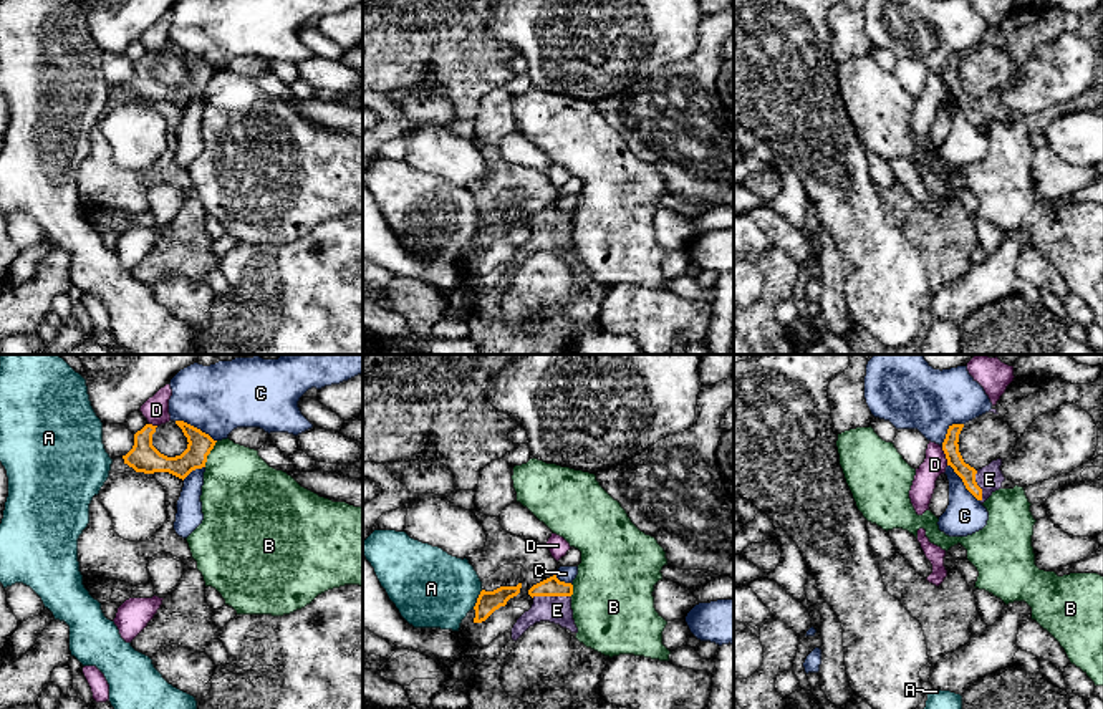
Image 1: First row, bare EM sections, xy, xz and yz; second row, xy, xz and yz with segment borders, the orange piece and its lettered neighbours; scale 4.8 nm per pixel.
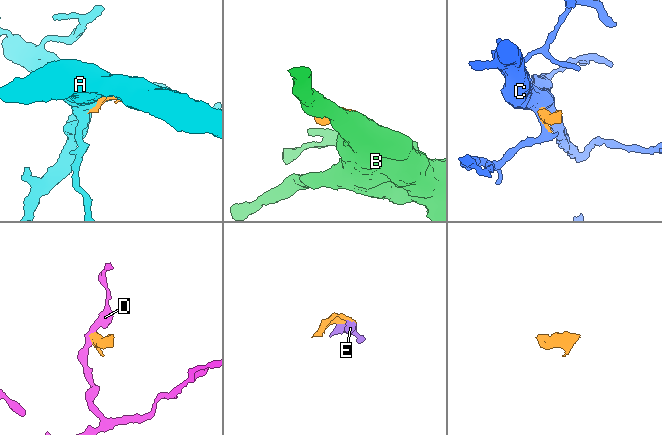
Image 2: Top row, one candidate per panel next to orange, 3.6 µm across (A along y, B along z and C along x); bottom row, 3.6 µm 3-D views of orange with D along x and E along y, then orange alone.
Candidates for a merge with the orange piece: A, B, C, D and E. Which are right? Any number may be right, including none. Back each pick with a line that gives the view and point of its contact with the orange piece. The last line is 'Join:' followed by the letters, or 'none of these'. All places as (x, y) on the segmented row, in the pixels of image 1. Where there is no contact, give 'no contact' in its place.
E: xz (550, 595)
Join: E

